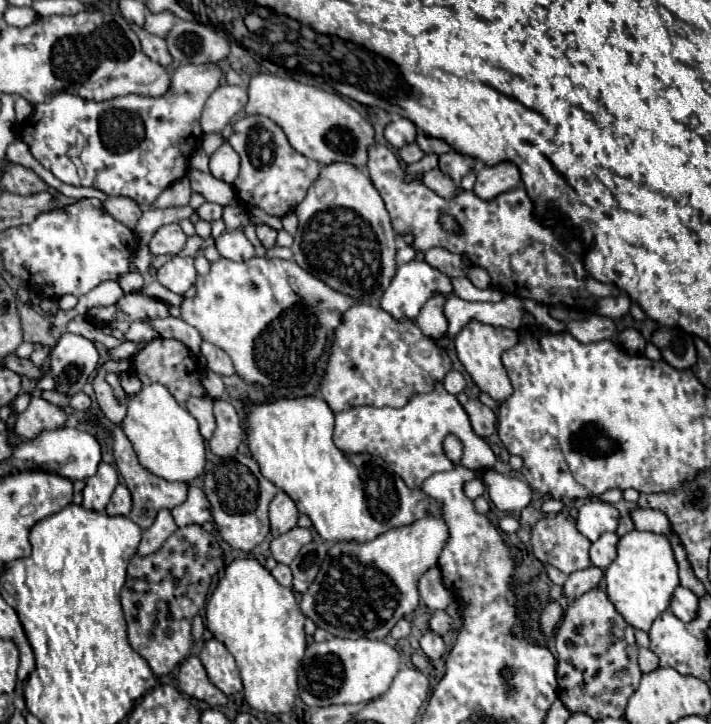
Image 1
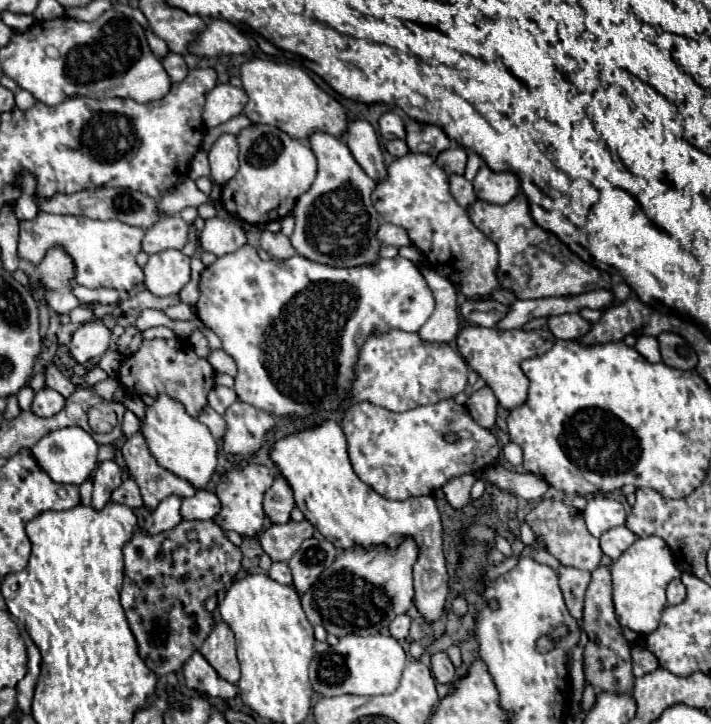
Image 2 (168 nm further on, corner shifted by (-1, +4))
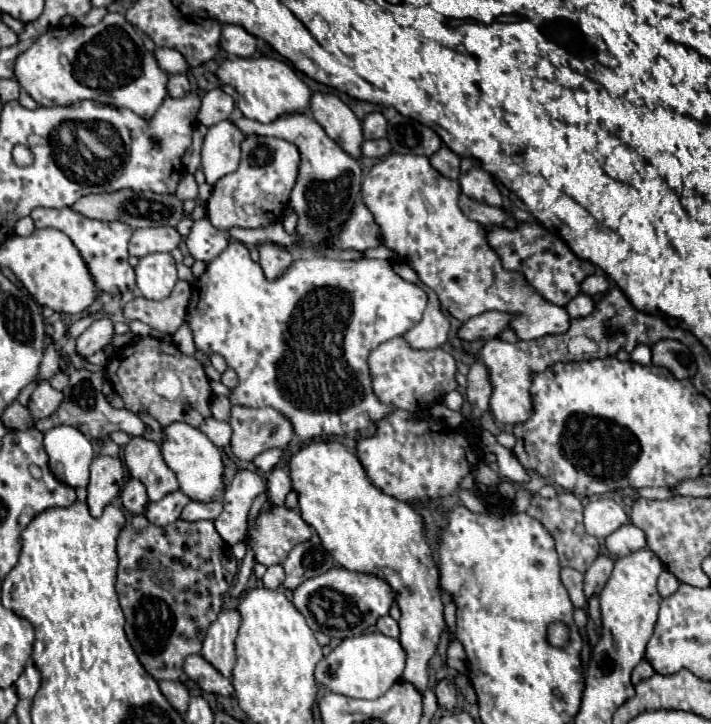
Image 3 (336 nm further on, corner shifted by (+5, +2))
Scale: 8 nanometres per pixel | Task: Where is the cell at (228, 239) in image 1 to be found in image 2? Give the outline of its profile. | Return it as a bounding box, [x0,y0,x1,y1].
[200,218,246,256]

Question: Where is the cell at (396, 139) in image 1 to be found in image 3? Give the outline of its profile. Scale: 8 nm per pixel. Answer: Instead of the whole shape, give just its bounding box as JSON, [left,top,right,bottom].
[362,112,386,140]

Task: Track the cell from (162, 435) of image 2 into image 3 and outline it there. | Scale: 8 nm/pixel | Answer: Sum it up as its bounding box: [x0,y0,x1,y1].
[160,422,224,502]

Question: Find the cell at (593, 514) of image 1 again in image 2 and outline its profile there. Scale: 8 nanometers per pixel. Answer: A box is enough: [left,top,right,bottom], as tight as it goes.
[584,496,626,538]

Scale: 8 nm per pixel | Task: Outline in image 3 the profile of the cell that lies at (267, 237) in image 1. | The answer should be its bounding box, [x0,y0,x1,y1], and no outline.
[258,246,292,280]

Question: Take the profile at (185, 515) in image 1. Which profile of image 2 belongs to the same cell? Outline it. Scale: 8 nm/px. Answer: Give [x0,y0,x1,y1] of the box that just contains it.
[182,490,220,520]

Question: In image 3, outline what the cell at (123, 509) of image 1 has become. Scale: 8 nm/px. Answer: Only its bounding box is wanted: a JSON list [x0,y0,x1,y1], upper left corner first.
[120,478,148,514]

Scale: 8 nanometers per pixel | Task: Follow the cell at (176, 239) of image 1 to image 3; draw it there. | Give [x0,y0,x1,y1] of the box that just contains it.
[130,226,182,256]

